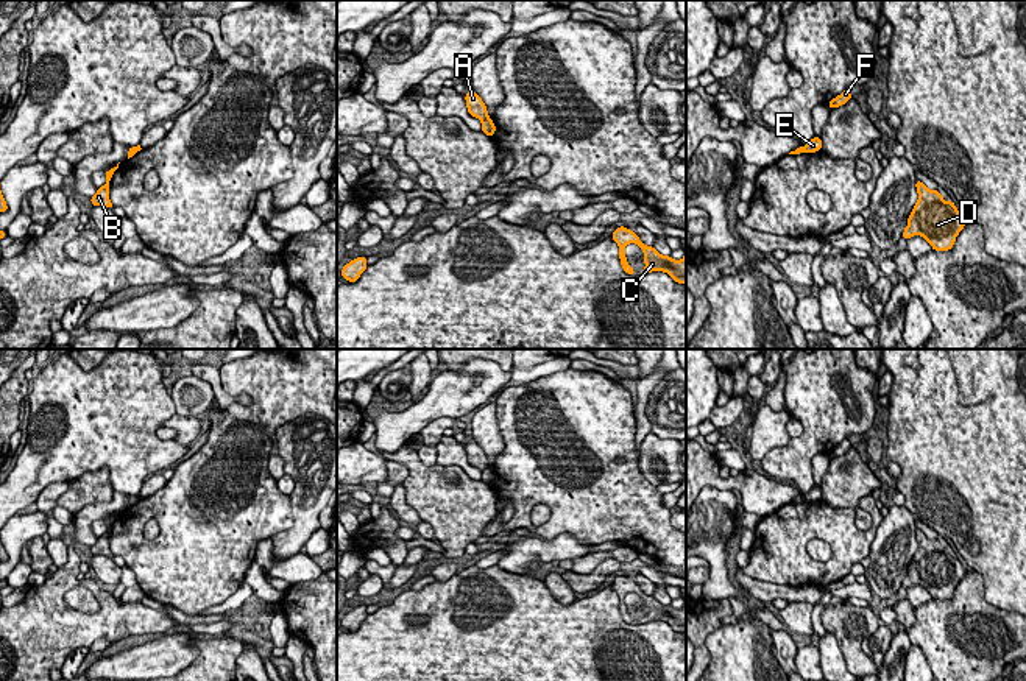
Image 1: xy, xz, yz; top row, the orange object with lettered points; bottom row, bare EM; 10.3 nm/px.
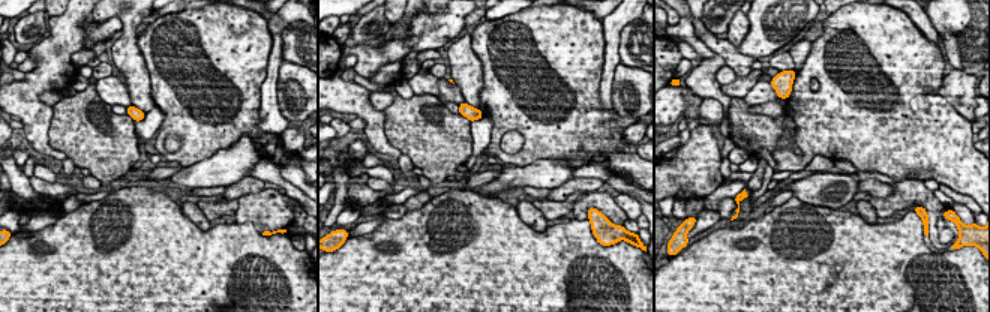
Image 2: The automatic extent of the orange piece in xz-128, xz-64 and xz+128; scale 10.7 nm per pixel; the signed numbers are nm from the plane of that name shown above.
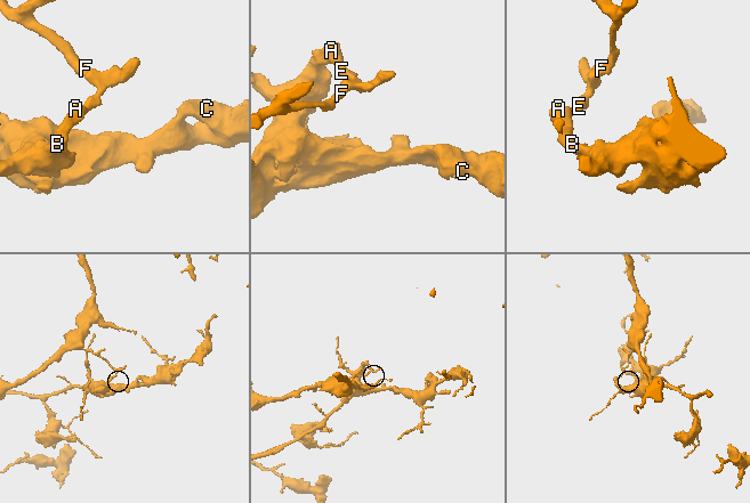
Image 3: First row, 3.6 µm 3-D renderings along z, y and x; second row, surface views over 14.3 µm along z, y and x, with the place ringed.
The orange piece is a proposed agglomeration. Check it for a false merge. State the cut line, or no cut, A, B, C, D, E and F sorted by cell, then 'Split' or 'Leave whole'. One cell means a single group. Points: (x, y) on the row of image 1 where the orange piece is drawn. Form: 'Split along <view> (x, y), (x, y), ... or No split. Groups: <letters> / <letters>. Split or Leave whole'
Split along xz (488, 117), (482, 122). Groups: A B C D / E F. Split

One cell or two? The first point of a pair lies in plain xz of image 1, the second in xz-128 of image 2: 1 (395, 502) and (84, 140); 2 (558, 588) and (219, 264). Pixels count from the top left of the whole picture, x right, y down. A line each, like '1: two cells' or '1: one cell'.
1: two cells
2: one cell

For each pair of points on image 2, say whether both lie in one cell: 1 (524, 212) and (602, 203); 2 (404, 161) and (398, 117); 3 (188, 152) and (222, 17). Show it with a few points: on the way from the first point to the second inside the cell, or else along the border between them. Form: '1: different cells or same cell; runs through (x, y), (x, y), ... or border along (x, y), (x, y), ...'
1: different cells; border along (575, 218), (587, 221)
2: different cells; border along (402, 153), (414, 167)
3: same cell; runs through (225, 125), (245, 98), (222, 54)

